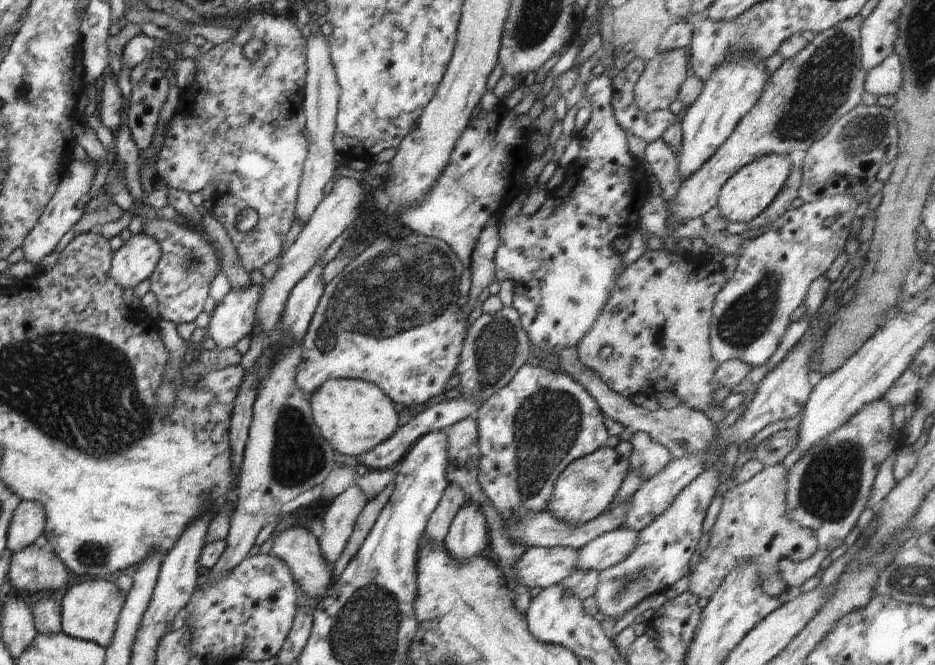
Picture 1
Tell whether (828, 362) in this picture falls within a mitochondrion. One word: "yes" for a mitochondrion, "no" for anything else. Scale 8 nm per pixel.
no

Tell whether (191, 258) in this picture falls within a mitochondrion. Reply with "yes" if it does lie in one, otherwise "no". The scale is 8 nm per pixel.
yes

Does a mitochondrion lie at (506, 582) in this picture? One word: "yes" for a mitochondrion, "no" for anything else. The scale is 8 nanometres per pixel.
no

